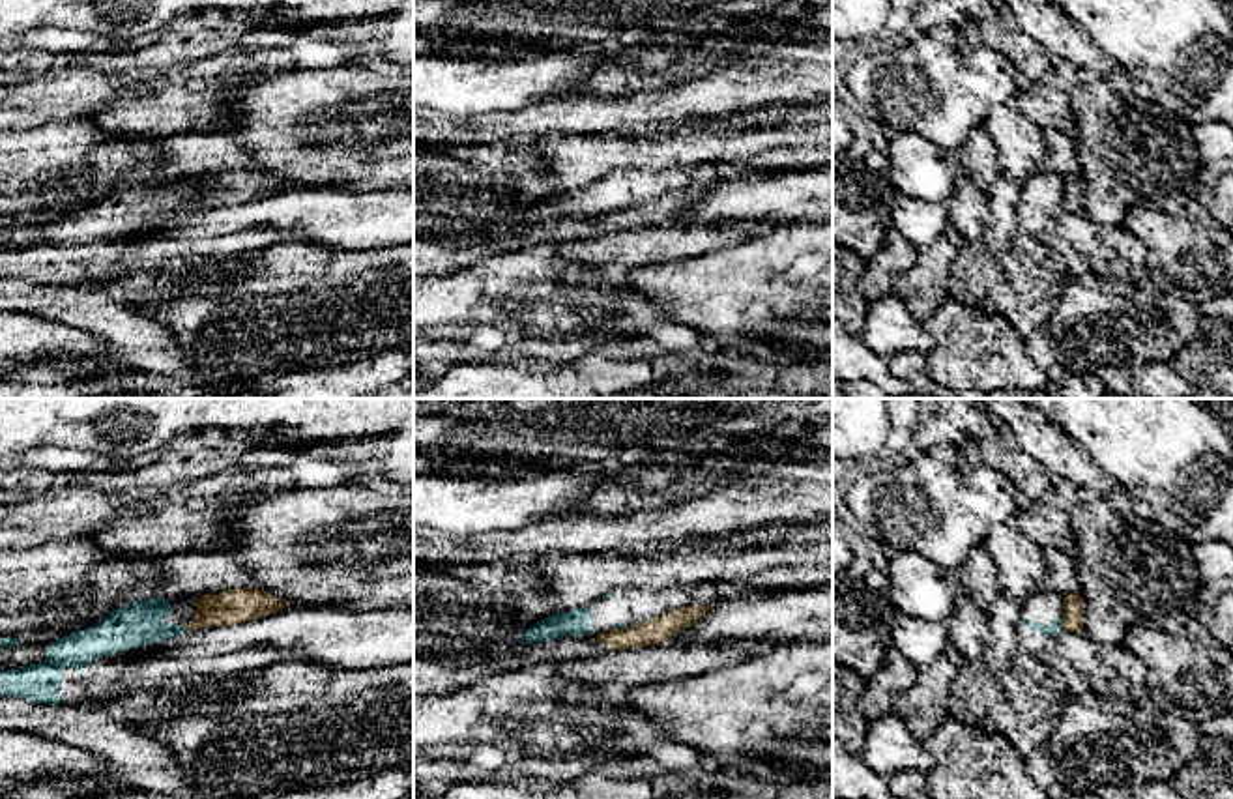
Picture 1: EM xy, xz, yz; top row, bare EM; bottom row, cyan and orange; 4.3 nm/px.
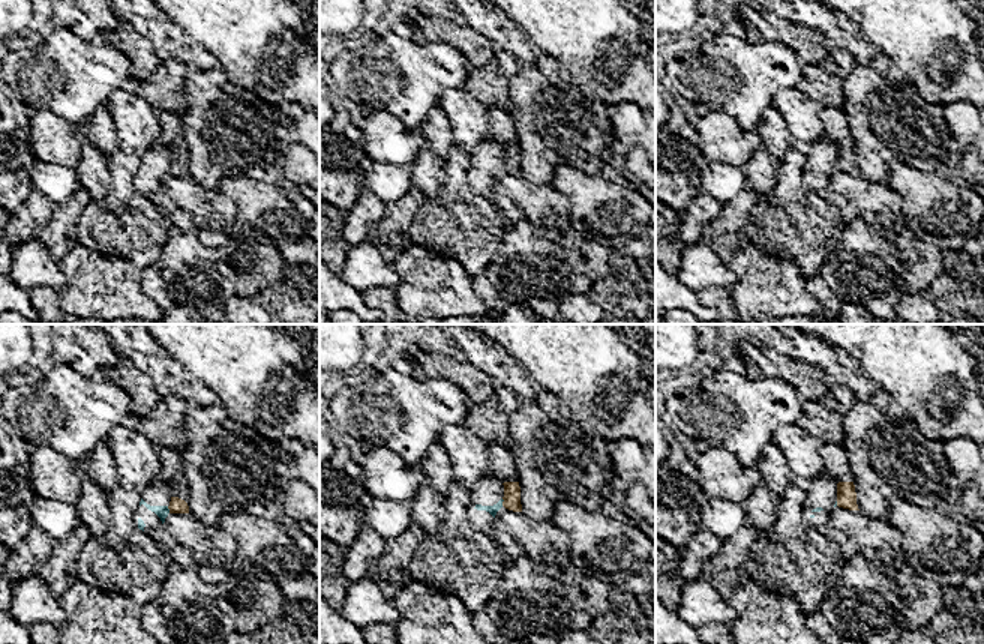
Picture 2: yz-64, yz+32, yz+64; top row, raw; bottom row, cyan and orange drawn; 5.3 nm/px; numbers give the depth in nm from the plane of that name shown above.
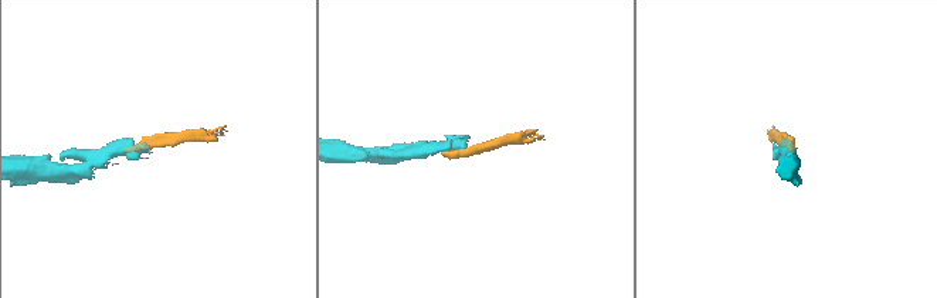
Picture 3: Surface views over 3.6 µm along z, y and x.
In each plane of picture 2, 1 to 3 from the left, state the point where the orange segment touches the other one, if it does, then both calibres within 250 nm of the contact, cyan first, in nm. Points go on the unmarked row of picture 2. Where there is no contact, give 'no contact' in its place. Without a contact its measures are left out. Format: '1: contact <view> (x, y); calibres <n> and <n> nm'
1: contact yz-64 (168, 173); calibres 70 and 80 nm
2: contact yz+32 (503, 164); calibres 50 and 100 nm
3: contact yz+64 (836, 167); calibres 20 and 110 nm

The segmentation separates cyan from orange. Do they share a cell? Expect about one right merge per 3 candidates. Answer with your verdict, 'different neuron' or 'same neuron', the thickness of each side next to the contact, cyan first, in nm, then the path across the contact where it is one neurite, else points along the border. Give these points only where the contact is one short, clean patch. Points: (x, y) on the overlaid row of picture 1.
different neuron | 60/100 nm | along yz (1063, 614), (1059, 627)

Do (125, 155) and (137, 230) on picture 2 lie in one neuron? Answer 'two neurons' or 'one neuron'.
one neuron

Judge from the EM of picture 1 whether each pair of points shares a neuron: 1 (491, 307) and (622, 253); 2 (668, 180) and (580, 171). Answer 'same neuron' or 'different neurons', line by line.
1: same neuron
2: different neurons

